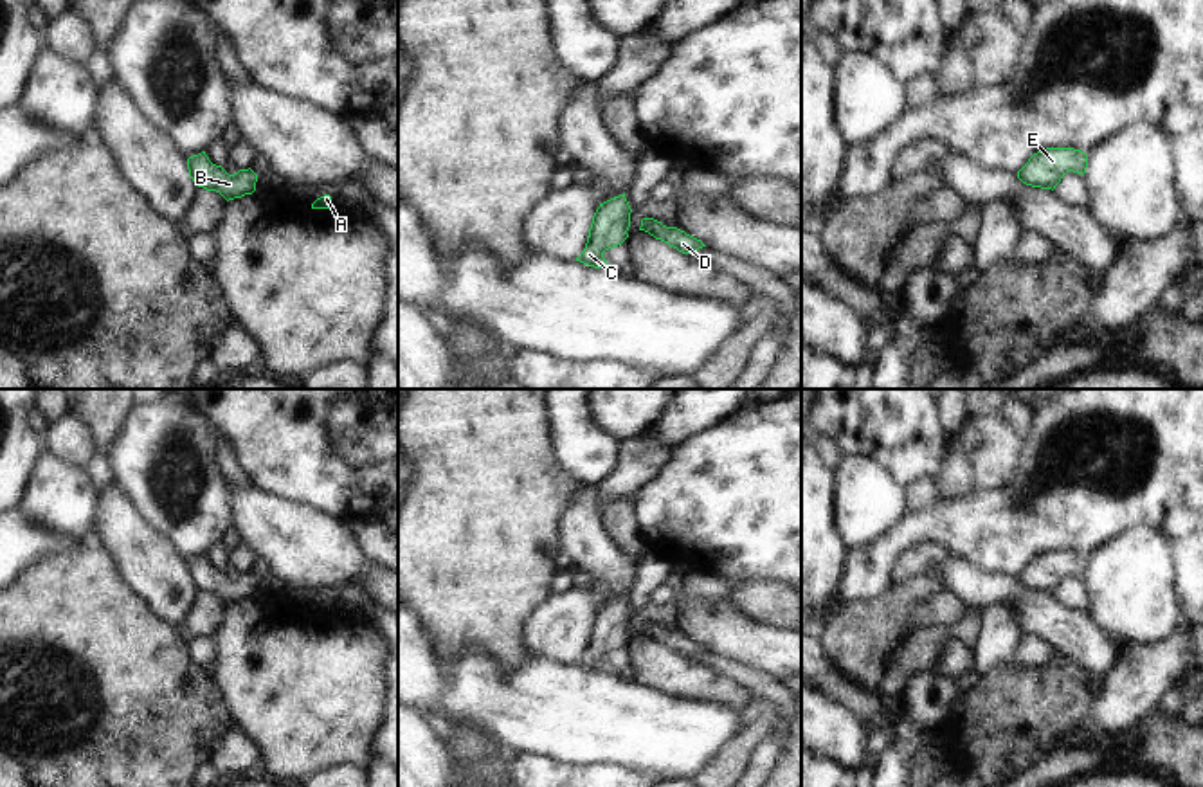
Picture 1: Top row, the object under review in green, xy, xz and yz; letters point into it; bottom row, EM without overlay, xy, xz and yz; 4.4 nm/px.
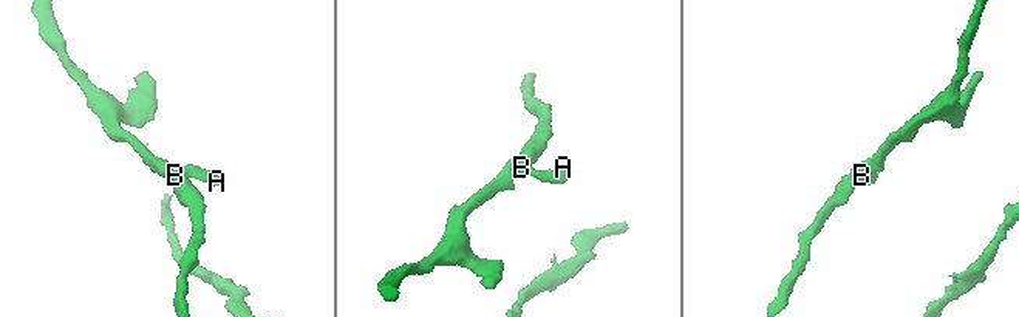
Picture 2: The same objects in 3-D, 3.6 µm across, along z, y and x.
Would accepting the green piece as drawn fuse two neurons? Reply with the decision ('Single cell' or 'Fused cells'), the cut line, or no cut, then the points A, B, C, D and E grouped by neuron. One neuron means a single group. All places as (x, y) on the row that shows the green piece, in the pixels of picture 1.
Single cell. No split. Groups: A B C D E.

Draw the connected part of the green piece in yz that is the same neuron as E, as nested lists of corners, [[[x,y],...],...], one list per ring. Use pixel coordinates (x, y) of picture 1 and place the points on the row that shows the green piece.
[[[1046,148],[1028,158],[1018,171],[1018,178],[1027,185],[1054,191],[1068,171],[1084,175],[1086,167],[1088,155],[1084,151],[1073,148]]]

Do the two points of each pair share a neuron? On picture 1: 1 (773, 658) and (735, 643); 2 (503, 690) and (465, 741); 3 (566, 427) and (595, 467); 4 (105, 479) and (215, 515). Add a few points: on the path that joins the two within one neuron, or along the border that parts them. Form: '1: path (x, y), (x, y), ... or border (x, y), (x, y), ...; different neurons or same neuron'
1: path (764, 649), (757, 643), (744, 643); same neuron
2: border (449, 723), (472, 726), (508, 751); different neurons
3: path (575, 436), (587, 458); same neuron
4: border (105, 458), (114, 481); different neurons

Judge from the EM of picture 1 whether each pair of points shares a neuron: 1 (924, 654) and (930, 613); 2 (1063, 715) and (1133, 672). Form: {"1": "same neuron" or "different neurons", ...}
{"1": "different neurons", "2": "different neurons"}

